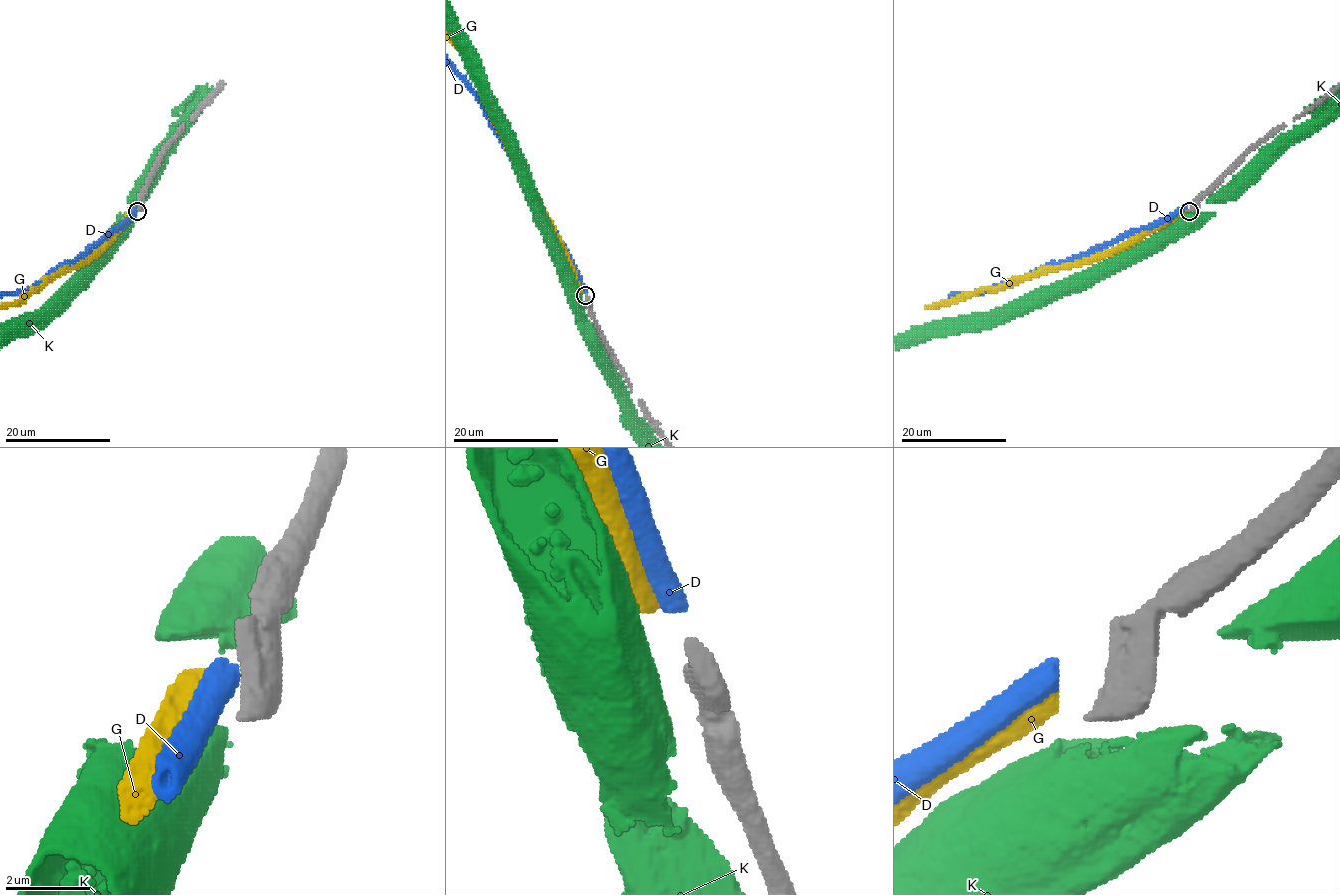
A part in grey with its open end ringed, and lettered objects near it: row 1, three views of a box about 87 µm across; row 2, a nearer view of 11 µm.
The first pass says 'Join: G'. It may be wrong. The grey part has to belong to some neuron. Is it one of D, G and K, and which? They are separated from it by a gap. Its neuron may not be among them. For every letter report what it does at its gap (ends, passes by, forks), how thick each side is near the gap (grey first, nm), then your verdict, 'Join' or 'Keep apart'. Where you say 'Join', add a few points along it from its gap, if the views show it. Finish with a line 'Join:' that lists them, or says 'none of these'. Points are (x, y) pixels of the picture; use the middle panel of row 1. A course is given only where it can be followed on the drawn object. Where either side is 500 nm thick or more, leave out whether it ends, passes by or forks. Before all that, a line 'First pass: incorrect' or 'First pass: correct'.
First pass: incorrect
D: Thickness 440 nm (grey) against 600 nm. Join
G: Thickness 440 nm (grey) against 650 nm. Keep apart
K: Thickness 440 nm (grey) against 700 nm. Keep apart
Join: D

